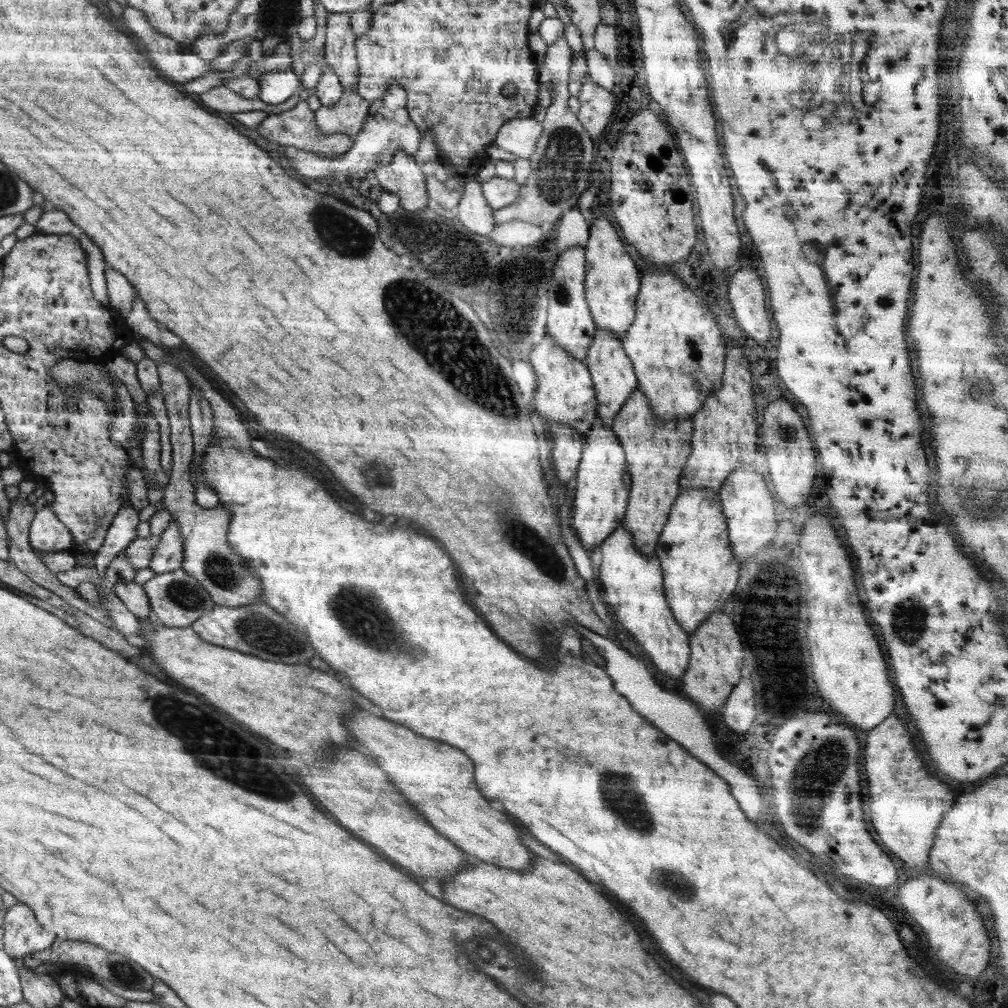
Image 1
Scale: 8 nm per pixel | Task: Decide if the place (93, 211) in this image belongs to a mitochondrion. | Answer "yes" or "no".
no

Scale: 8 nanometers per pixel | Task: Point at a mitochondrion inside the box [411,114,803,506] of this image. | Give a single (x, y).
(558, 175)

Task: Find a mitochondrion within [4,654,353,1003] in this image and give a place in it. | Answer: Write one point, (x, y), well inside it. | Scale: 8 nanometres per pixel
(223, 749)

